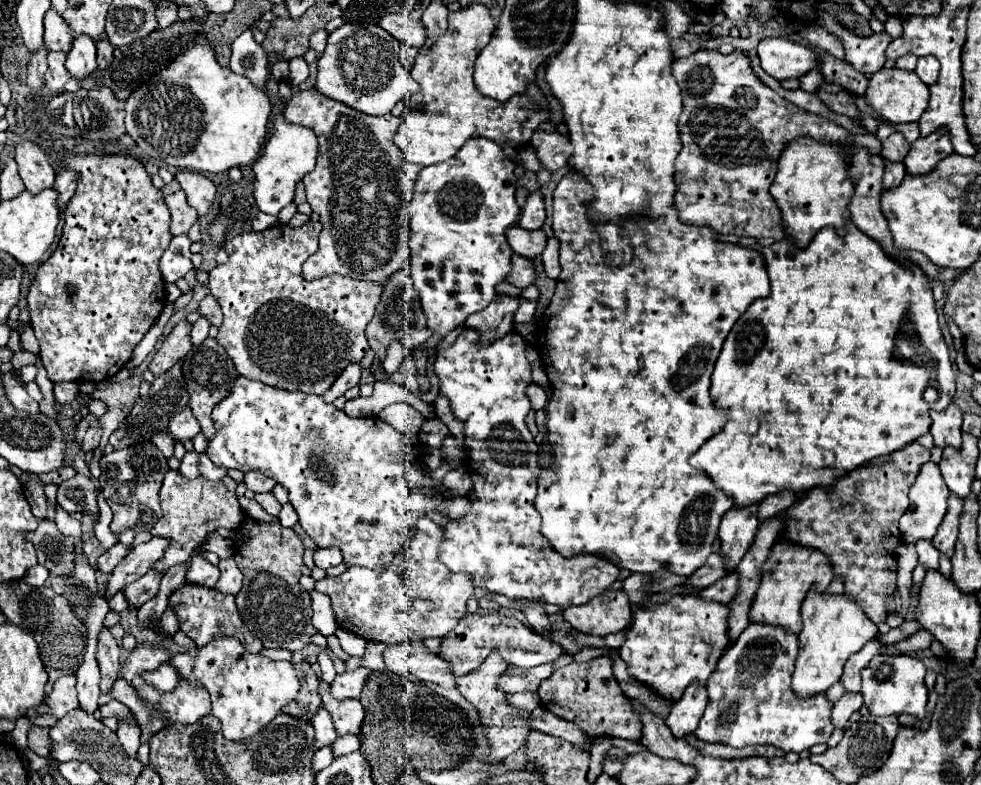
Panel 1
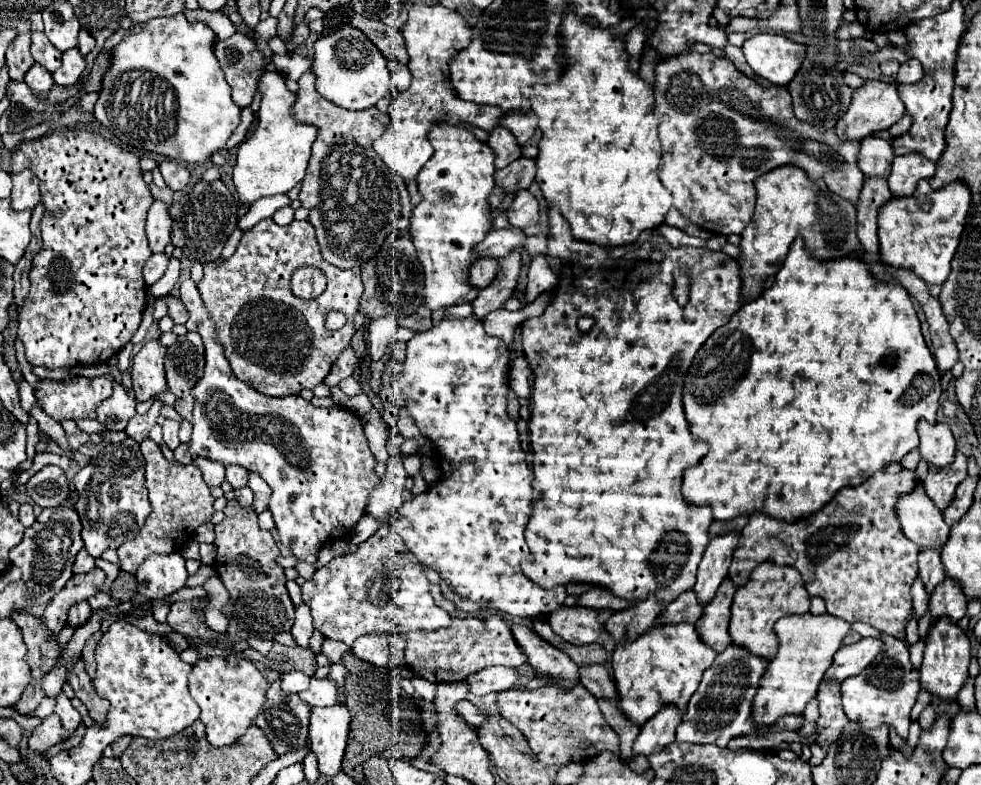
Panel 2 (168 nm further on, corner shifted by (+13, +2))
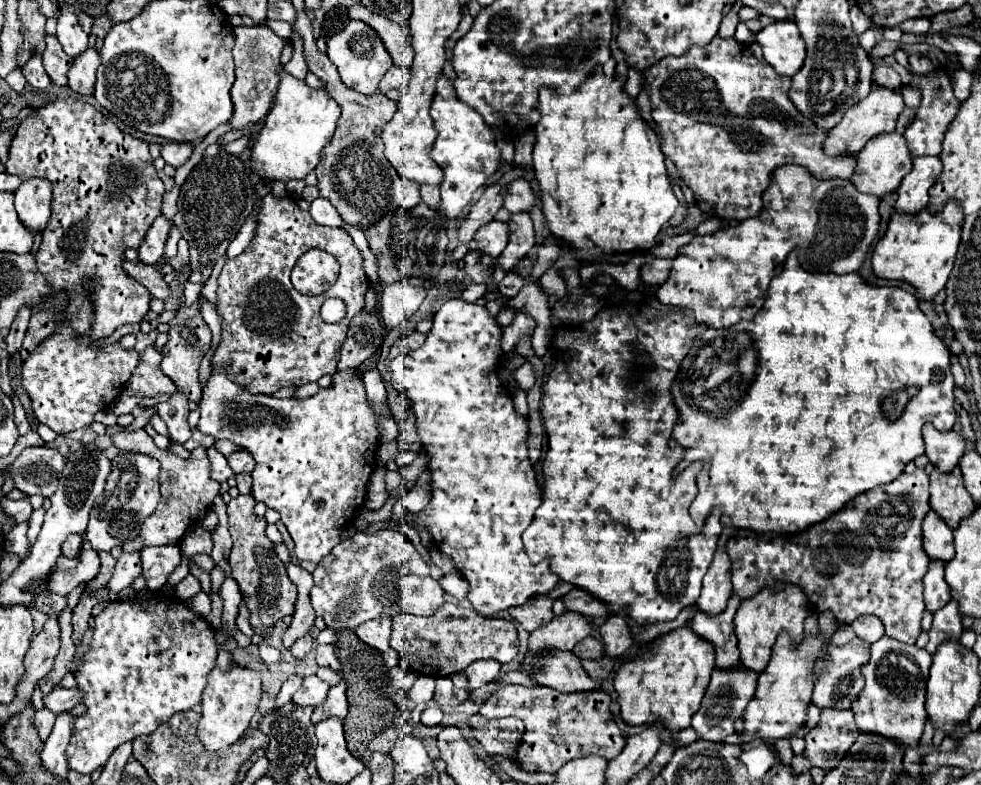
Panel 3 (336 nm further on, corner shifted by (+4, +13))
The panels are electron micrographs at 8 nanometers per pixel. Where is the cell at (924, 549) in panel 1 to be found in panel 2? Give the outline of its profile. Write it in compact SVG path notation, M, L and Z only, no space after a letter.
M917 579L917 581L913 583L911 593L913 593L913 611L915 611L917 621L919 621L919 619L927 613L927 601L929 601L929 597L927 597L927 593L925 593L925 587L923 587L921 579Z

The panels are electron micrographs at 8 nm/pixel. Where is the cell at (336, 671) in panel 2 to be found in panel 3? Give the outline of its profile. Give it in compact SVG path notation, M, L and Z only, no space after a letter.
M338 670L338 676L340 676L340 682L336 686L330 688L330 694L326 698L326 702L322 702L320 706L314 708L314 714L312 714L312 722L320 722L320 720L326 720L330 716L338 716L338 718L344 718L348 714L348 700L346 700L346 682Z

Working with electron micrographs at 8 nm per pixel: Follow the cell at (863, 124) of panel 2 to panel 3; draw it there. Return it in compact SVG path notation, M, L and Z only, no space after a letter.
M878 86L878 88L872 88L872 92L868 94L868 98L860 100L856 106L852 106L844 118L840 120L840 124L836 128L830 130L826 142L824 142L824 148L826 148L826 154L830 156L836 156L836 154L858 154L864 144L874 138L876 134L882 134L882 132L894 132L896 128L896 118L898 114L904 110L904 100L902 100L902 90L890 90L890 88L884 88L884 86Z

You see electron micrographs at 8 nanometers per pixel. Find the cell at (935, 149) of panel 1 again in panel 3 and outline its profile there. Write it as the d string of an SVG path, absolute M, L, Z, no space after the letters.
M914 156L910 174L902 178L896 190L898 200L894 208L906 214L916 214L918 210L922 210L930 200L928 190L938 180L940 172L942 162L938 156Z

